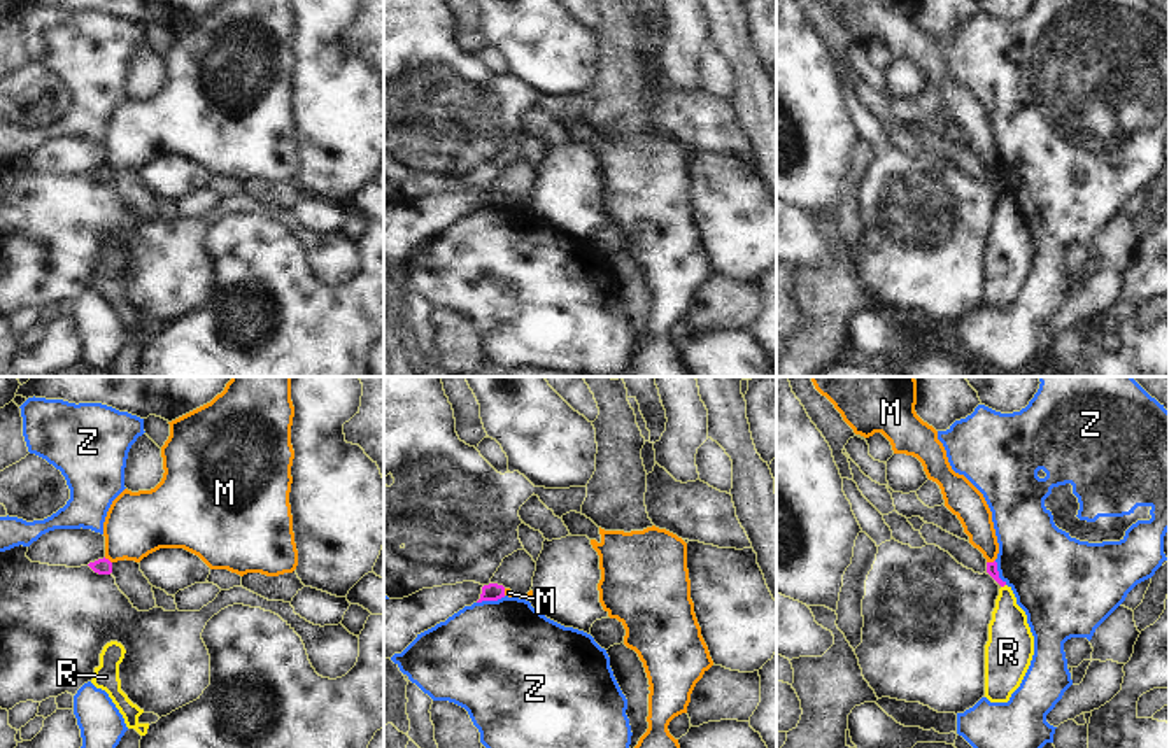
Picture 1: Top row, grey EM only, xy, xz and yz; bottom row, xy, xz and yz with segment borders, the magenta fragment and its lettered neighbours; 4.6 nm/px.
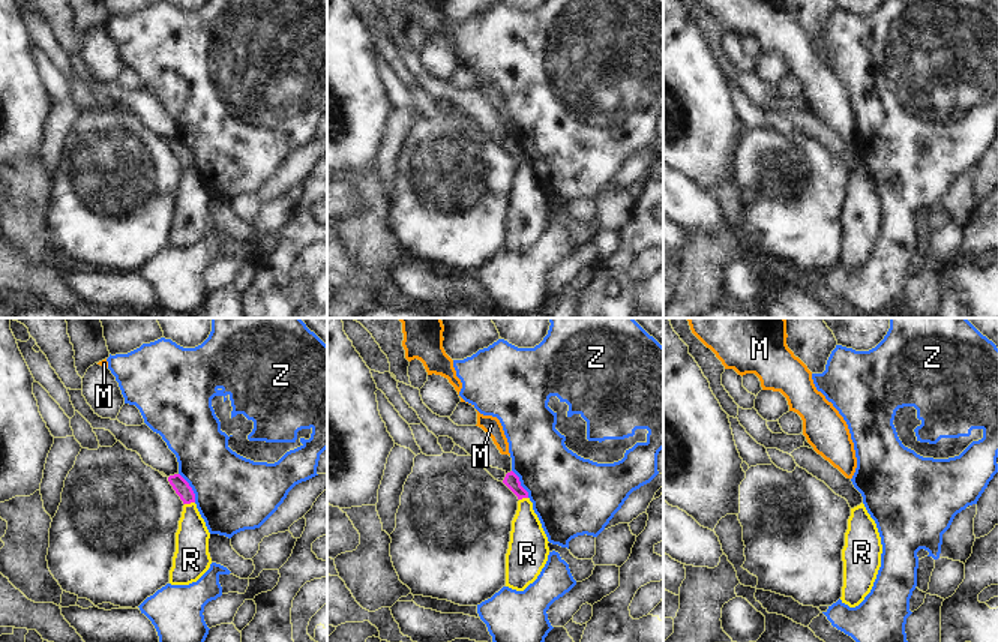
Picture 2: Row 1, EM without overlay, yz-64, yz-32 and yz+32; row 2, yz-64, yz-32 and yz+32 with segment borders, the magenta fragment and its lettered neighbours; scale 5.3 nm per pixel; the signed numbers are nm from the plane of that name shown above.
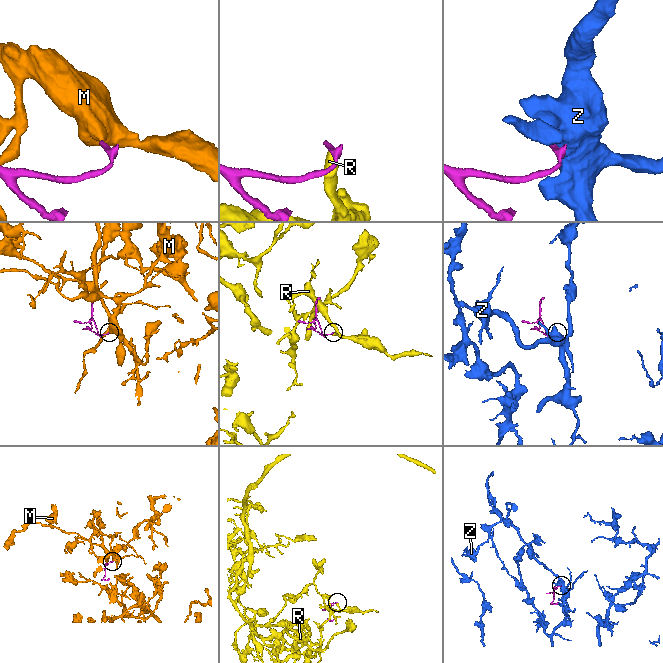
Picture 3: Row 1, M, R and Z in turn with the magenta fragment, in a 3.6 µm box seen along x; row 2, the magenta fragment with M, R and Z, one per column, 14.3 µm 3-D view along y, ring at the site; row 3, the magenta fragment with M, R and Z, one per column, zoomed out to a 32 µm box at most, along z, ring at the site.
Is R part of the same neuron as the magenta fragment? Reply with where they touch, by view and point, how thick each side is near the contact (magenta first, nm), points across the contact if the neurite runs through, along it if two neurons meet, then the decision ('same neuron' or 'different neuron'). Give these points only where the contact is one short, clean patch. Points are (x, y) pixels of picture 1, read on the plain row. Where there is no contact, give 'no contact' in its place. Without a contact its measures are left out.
yz (1003, 193) | 50/200 nm | along yz (1005, 191), (1001, 195) | different neuron

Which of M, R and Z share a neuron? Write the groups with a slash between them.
M / R / Z

